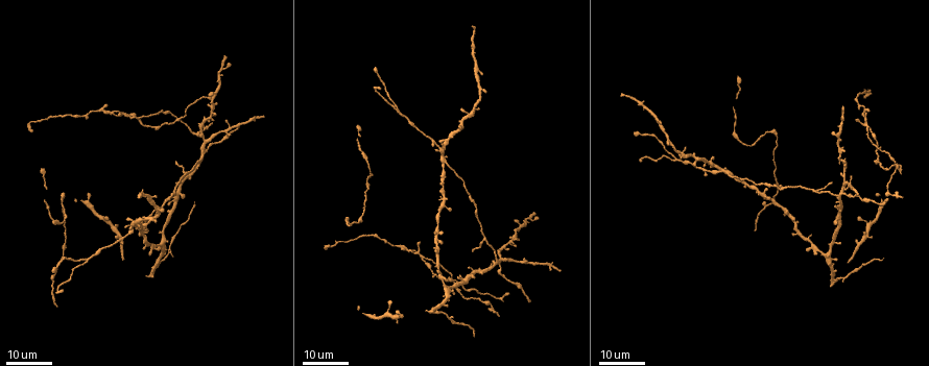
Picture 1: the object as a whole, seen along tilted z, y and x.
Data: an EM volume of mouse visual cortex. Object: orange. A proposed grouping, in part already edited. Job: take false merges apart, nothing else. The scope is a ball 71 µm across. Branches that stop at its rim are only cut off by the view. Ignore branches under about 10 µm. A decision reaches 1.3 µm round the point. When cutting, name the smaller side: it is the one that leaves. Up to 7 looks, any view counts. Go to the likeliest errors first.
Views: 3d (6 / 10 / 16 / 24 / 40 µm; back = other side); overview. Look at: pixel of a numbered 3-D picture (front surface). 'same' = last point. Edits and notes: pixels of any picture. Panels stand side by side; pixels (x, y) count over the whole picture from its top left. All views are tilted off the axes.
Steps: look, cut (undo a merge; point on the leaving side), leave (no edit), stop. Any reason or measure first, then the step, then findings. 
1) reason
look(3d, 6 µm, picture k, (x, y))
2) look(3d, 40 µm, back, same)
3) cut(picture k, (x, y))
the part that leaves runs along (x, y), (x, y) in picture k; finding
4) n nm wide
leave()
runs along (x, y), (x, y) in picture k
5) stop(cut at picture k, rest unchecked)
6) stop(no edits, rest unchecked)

three-way junction
look(3d, 16 µm, picture 1, (126, 115))

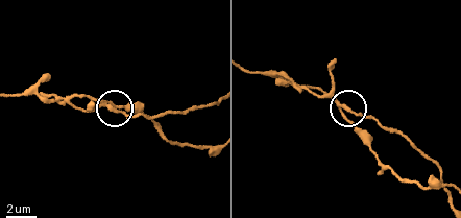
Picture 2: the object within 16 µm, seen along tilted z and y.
look(3d, 6 µm, picture 2, (343, 117))

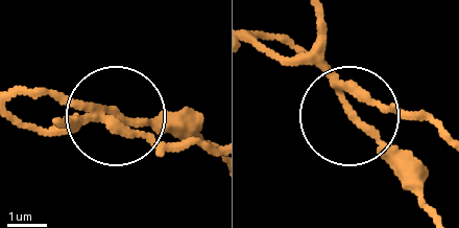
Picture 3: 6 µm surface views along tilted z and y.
side arm 28 µm
leave()
runs along (447, 141), (380, 104), (346, 105), (293, 42) in picture 3; one cell here

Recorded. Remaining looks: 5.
a fork
look(3d, 16 µm, picture 1, (85, 260))

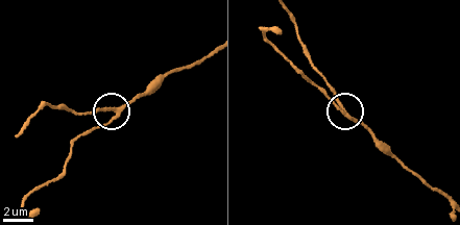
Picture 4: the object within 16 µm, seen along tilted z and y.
look(3d, 6 µm, picture 4, (116, 113))

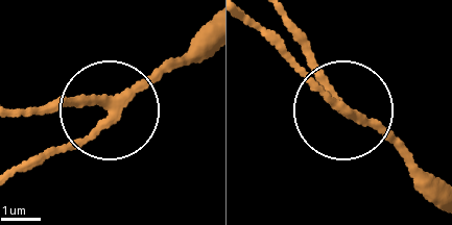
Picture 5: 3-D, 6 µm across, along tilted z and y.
side arm 13 µm
leave()
runs along (203, 38), (146, 78), (89, 139), (14, 170) in picture 5; one cell here

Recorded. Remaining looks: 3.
four arms meet
look(3d, 24 µm, picture 1, (719, 169))

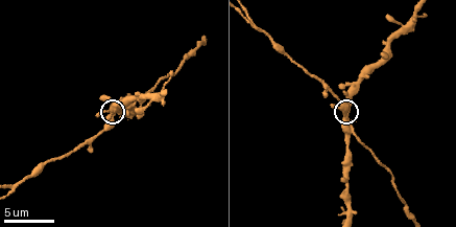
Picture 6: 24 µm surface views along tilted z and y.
look(3d, 10 µm, picture 6, (346, 115))

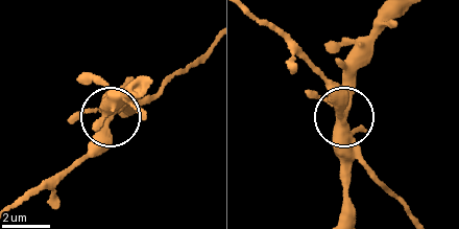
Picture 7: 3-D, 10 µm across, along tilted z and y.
390 nm wide
leave()
all the same cell

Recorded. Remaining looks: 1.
stop(no edits, rest unchecked)

